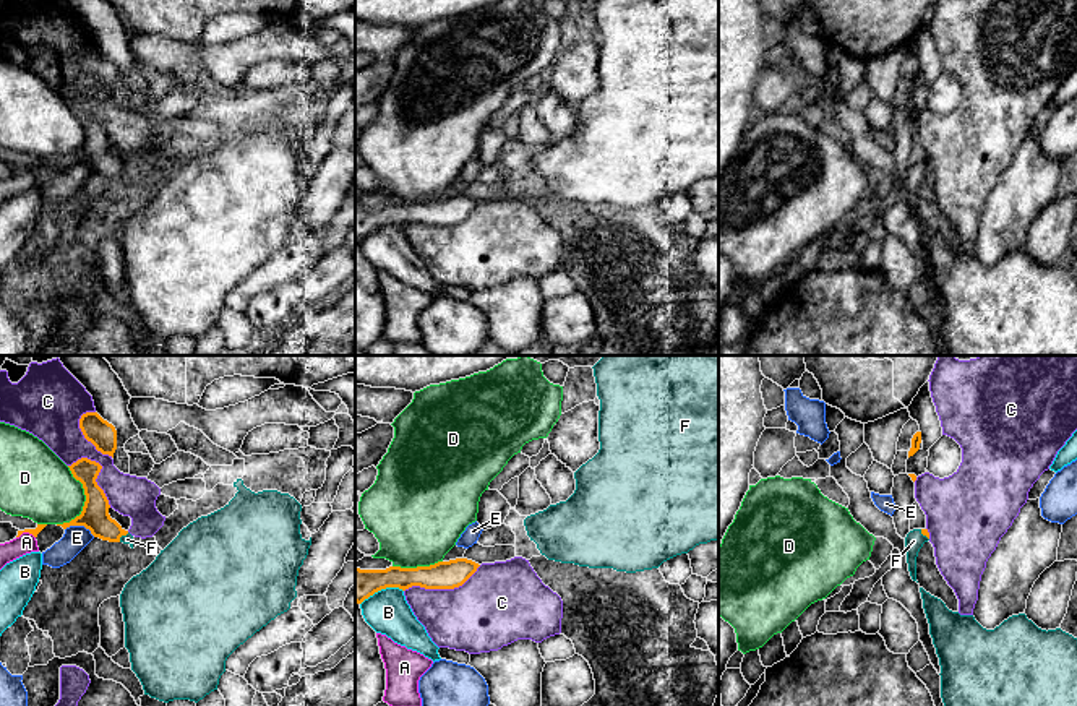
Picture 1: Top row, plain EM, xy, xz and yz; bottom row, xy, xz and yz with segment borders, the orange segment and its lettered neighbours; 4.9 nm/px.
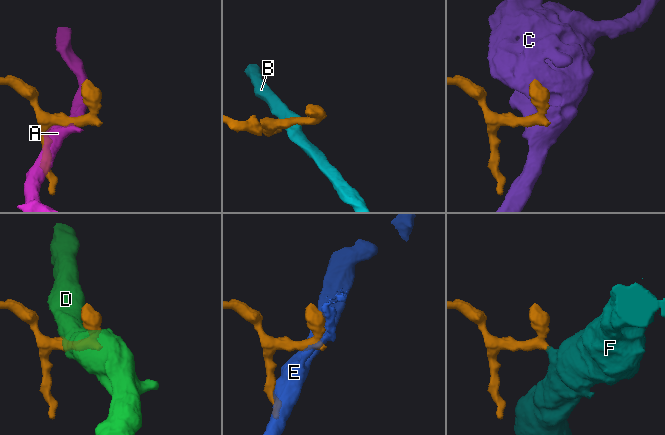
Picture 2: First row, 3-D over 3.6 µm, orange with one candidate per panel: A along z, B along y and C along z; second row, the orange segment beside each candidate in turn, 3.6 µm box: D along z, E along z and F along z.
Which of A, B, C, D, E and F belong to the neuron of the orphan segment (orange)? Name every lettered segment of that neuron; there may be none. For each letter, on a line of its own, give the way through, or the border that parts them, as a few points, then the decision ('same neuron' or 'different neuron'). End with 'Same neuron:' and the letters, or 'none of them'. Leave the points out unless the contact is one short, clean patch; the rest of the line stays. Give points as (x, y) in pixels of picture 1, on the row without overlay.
A: different neuron
B: along xz (403, 226), (381, 224), (360, 241) | different neuron
C: different neuron
D: different neuron
E: different neuron
F: across xy (94, 153), (107, 166), (122, 171), (127, 176) | same neuron
Same neuron: F

